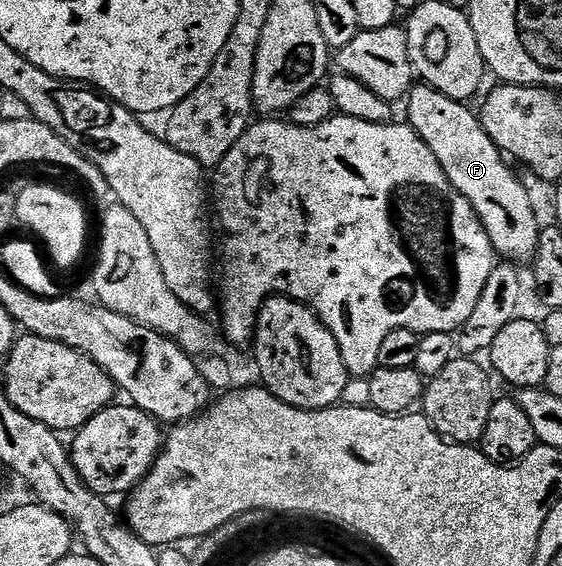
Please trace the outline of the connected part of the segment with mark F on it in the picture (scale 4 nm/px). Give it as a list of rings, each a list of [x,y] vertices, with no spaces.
[[[427,85],[411,86],[405,103],[405,118],[428,145],[428,149],[432,149],[454,188],[468,197],[469,203],[482,218],[497,254],[503,260],[518,265],[522,265],[525,259],[533,260],[538,254],[540,234],[534,203],[525,185],[510,172],[503,152],[499,151],[492,137],[488,137],[482,128],[481,118],[475,112],[473,115],[465,102],[448,97]]]

